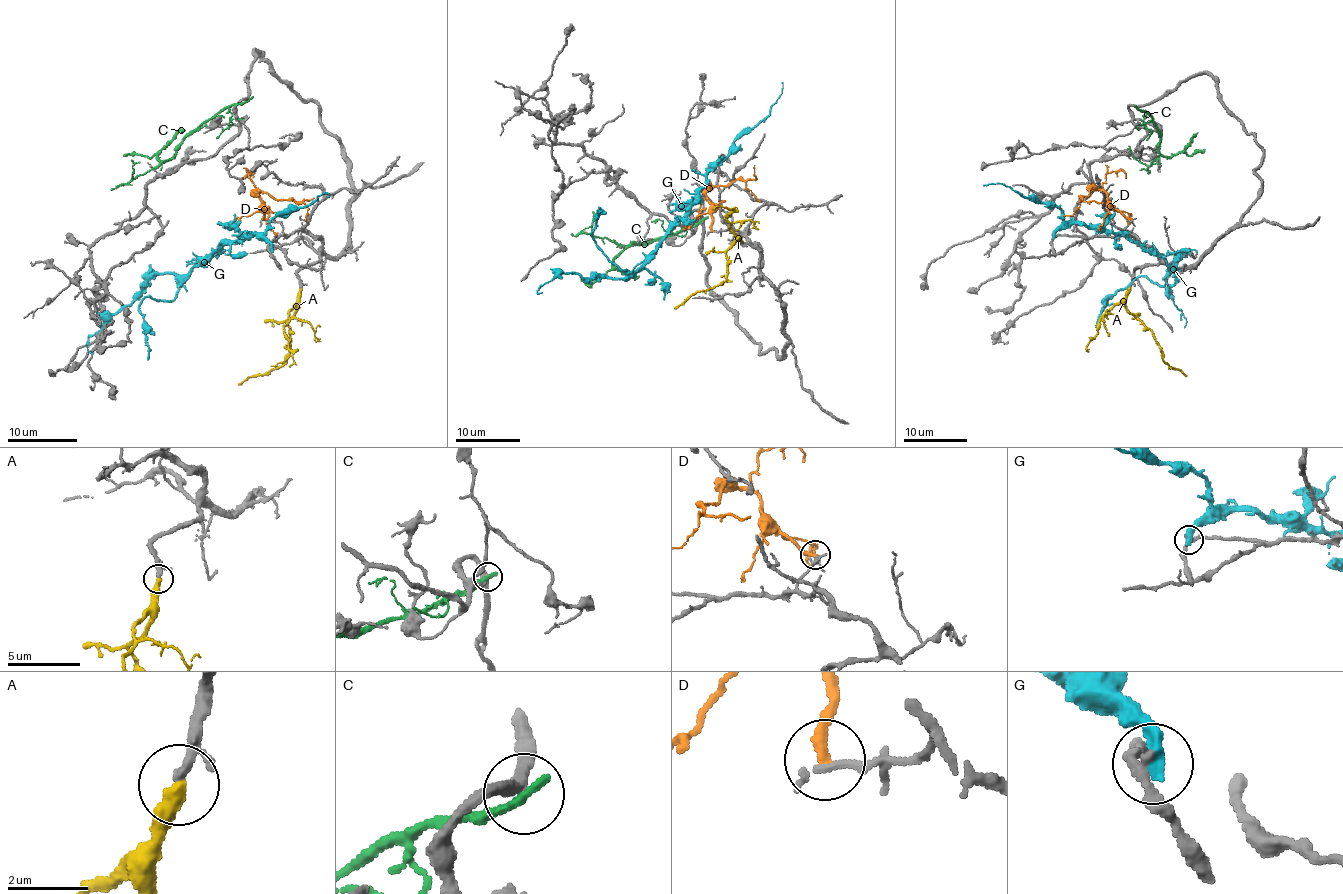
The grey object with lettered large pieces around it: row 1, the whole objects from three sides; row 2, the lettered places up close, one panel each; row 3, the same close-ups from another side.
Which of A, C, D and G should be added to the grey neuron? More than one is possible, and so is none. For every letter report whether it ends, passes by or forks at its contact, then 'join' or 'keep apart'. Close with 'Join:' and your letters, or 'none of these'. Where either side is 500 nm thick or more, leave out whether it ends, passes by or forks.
A: it ends | join
C: it ends | keep apart
D: it ends | keep apart
G: it ends | keep apart
Join: A

